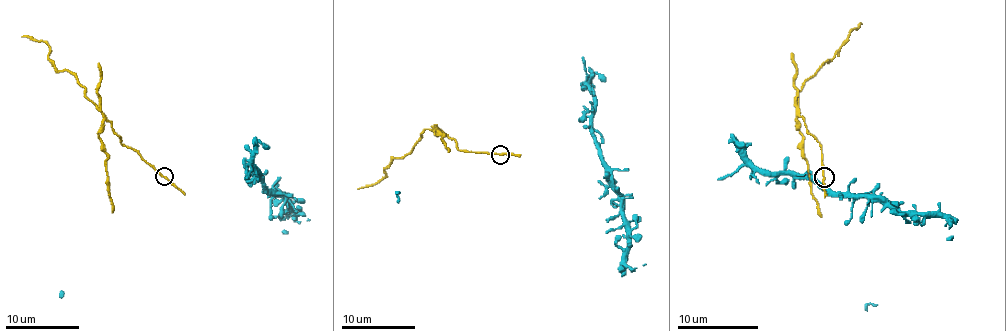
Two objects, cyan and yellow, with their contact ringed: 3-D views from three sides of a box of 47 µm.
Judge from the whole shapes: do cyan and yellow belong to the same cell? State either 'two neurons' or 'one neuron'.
two neurons

